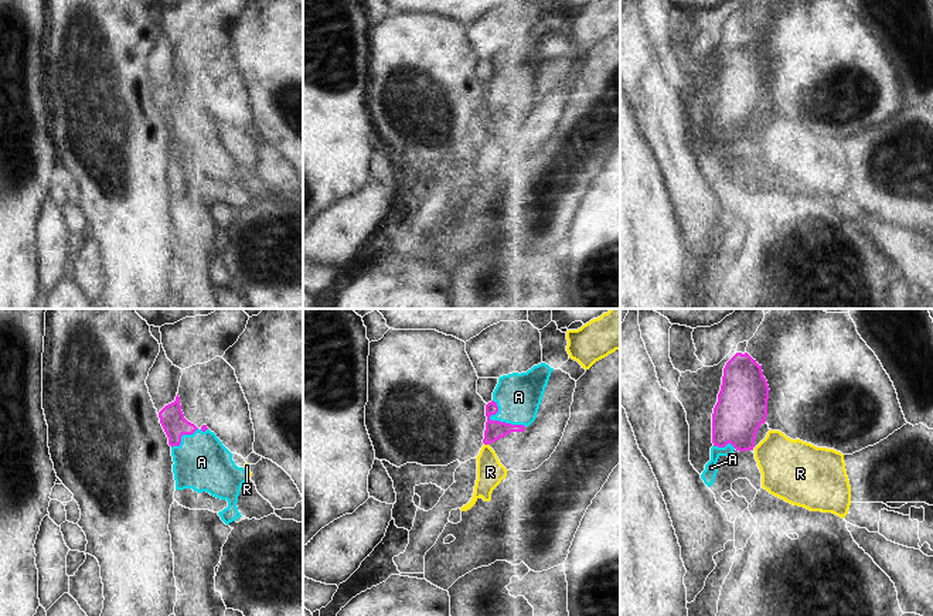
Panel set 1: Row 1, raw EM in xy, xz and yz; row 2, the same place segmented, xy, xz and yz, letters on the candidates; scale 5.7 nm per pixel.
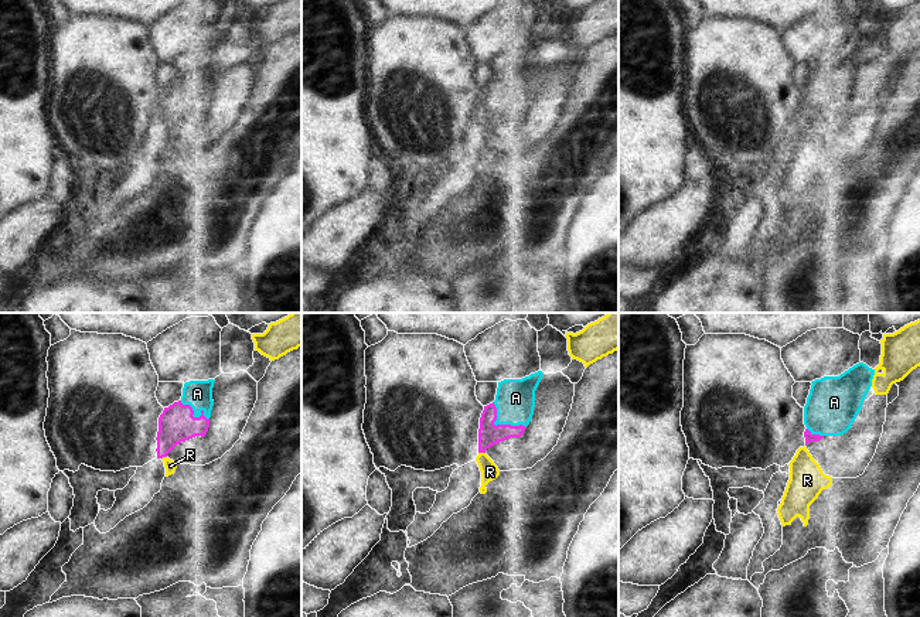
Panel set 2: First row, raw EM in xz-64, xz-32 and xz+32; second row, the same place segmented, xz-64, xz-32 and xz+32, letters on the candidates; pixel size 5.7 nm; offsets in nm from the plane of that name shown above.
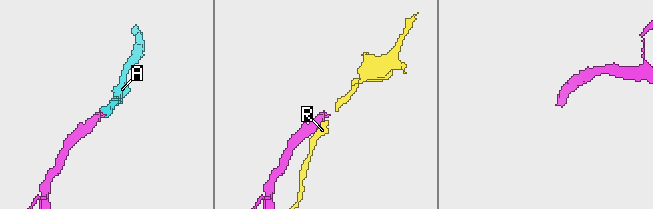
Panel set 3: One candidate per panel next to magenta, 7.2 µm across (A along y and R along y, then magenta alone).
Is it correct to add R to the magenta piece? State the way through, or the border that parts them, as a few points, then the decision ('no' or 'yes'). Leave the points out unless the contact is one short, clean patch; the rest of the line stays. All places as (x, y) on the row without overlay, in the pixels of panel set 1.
border xz (484, 126), (489, 128); no

